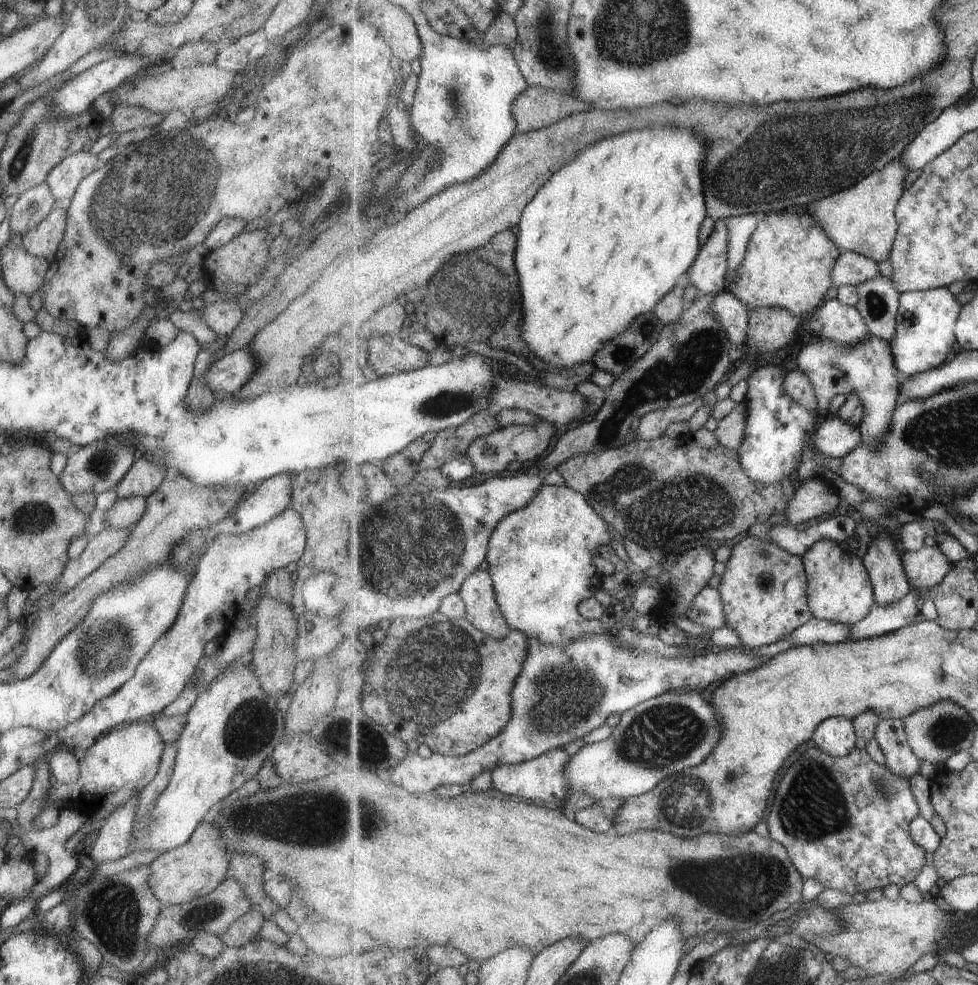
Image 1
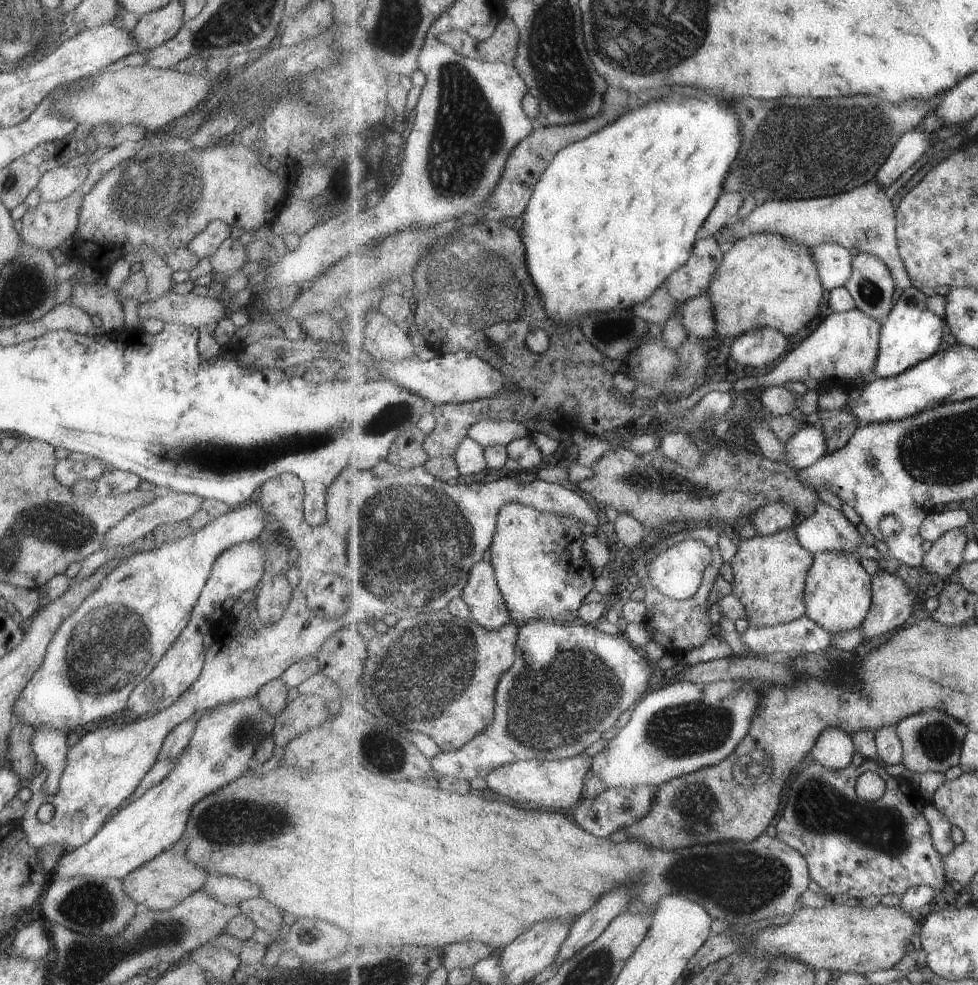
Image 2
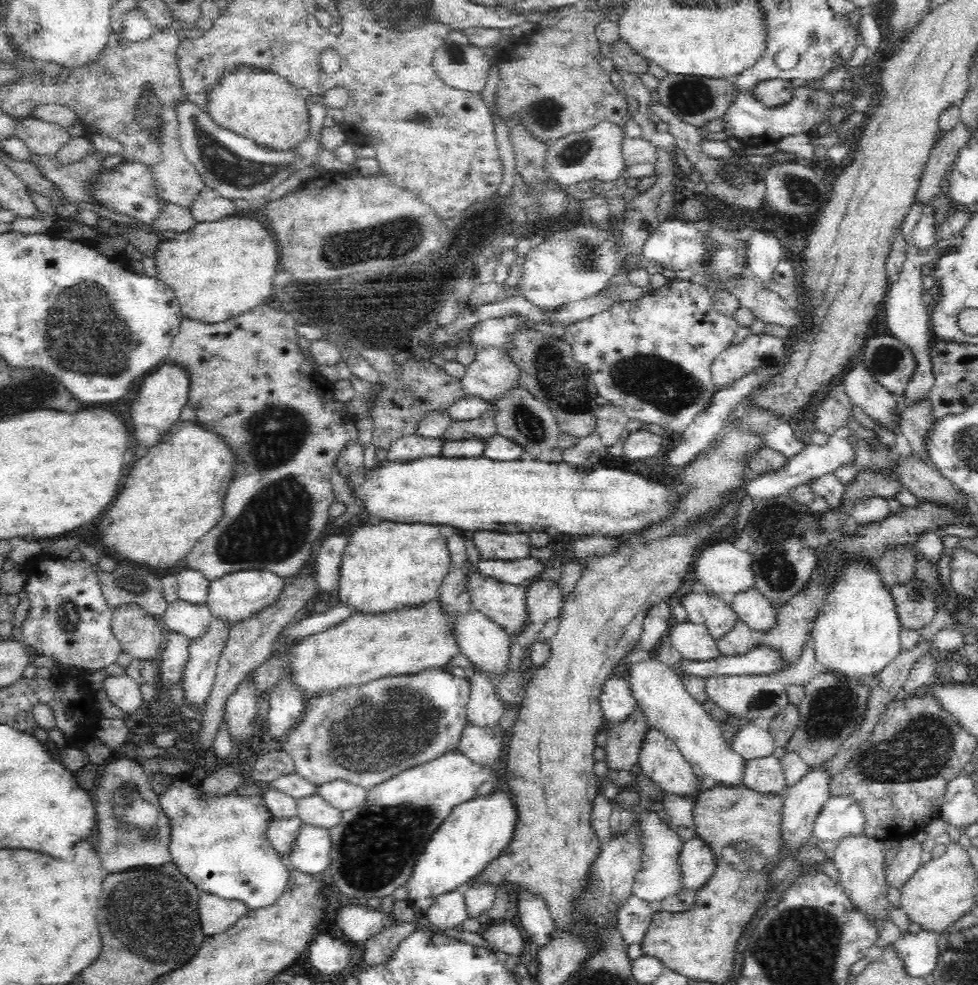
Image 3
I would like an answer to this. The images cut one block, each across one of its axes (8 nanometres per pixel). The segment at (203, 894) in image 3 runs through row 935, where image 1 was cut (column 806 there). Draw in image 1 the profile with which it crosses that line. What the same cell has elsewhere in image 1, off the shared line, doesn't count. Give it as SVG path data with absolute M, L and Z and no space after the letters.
M901 156L889 162L885 168L873 172L851 188L832 194L819 202L803 205L790 211L805 210L811 218L821 224L827 236L845 252L857 252L873 258L878 263L891 257L896 234L900 228L896 220L897 203L905 189L905 176L911 170L906 170L901 162Z

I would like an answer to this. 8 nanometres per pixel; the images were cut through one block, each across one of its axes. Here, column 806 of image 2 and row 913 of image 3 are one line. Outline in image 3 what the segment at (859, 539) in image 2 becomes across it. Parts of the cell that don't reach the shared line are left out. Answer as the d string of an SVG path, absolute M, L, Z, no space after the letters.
M519 892L518 916L523 928L530 934L529 938L539 948L544 948L552 942L555 930L546 905L529 892Z

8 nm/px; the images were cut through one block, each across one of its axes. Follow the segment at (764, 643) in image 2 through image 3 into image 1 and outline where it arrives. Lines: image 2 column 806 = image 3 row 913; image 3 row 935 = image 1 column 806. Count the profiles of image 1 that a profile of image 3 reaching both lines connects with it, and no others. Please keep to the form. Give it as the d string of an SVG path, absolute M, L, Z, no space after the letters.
M811 618L805 622L801 628L790 634L794 646L803 646L823 642L829 644L841 643L851 638L853 625L843 624L843 622L831 622L827 619Z

